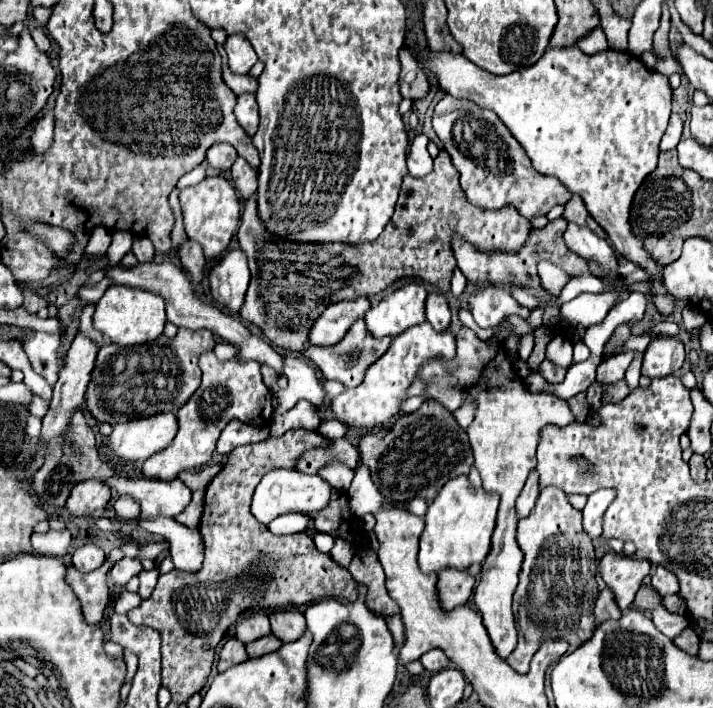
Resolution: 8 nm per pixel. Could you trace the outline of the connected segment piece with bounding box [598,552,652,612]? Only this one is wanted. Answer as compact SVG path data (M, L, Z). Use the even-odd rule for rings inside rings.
M608 552L598 566L604 582L614 590L616 602L622 612L630 608L642 580L650 574L652 568L648 560L636 556L624 556L616 552Z

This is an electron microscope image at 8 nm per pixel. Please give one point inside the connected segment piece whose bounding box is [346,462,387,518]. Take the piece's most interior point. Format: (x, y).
(364, 497)

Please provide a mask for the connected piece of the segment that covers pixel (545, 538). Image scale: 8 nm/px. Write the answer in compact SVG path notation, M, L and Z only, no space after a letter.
M548 486L540 490L536 506L528 518L518 522L516 530L518 546L524 554L522 568L518 574L518 586L514 592L514 620L518 628L518 648L508 656L508 664L518 674L528 674L532 654L538 650L544 634L552 630L564 630L564 638L570 650L576 650L594 634L594 600L598 596L596 588L596 556L590 536L582 526L582 512L576 510L564 490Z

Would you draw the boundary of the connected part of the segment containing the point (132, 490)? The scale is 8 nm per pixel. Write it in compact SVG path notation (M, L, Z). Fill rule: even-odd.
M110 478L106 482L118 494L130 494L142 506L140 516L178 516L192 499L192 491L180 480L126 480Z

